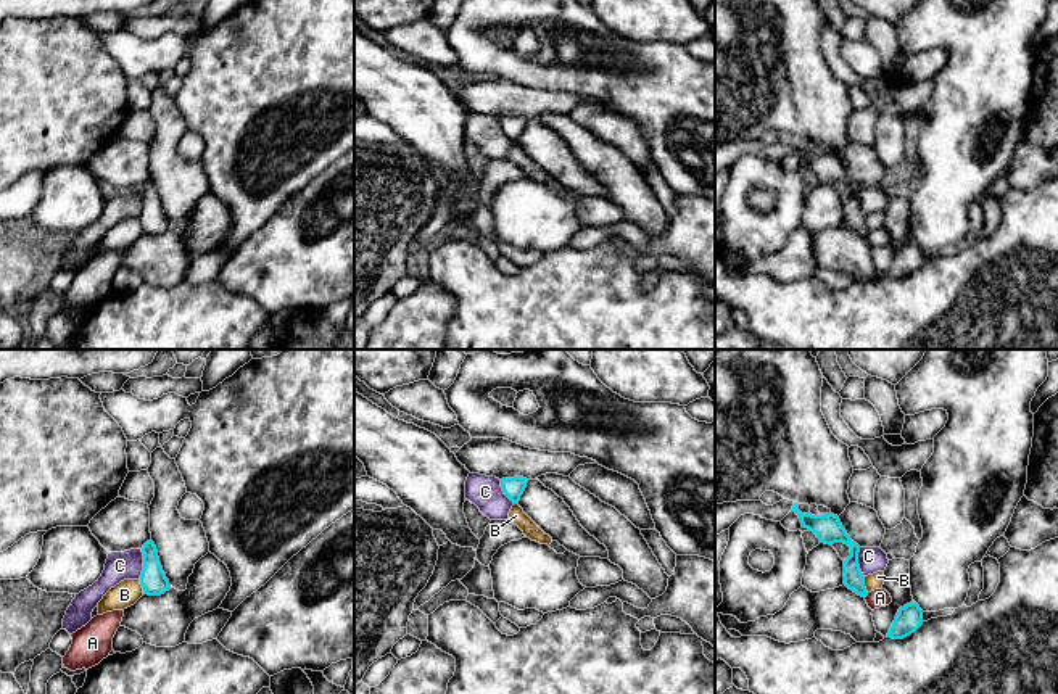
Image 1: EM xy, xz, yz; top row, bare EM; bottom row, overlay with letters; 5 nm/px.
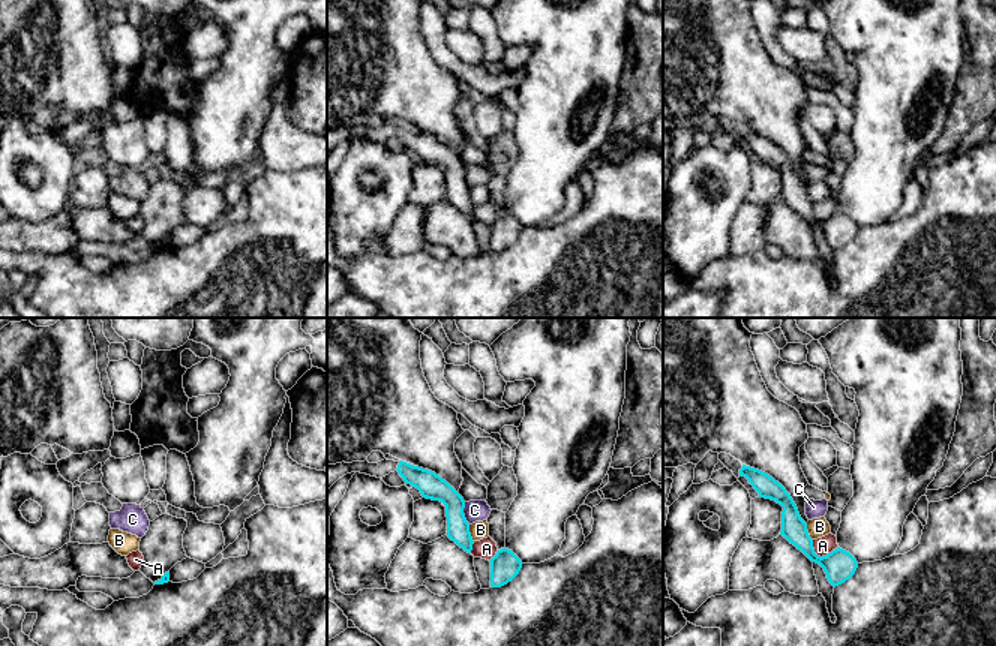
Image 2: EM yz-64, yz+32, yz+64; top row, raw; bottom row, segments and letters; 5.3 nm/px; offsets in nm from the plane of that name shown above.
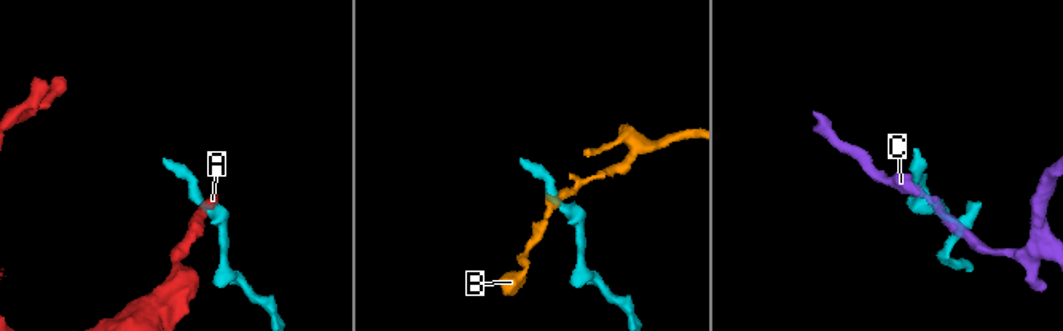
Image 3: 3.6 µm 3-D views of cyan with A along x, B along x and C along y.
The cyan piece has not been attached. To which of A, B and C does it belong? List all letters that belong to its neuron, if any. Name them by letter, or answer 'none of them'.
none of them

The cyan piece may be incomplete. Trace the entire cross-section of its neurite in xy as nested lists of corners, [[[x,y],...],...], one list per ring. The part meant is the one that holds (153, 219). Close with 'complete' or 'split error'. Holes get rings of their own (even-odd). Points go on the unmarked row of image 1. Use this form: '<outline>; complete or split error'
[[[151,179],[147,180],[142,187],[142,192],[143,209],[140,214],[140,224],[143,227],[143,233],[161,235],[169,230],[171,224],[163,211],[155,182]]]; complete

